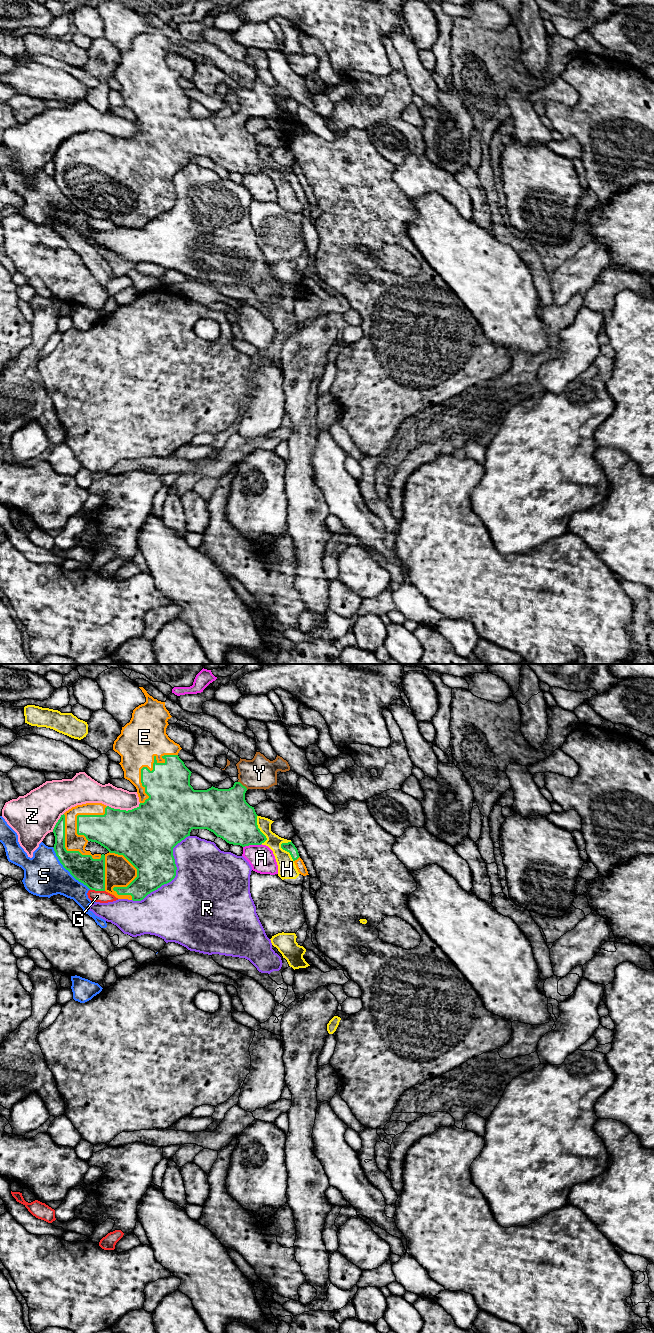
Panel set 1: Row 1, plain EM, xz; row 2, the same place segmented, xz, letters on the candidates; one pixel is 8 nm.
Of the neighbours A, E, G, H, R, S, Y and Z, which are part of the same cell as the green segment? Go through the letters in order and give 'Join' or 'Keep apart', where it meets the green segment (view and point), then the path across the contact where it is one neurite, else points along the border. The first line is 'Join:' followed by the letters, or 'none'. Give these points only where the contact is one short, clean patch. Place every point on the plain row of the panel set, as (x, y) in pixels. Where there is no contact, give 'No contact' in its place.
Join: E, Y
A: Keep apart. Touches green at xz (252, 172). Boundary: xz (261, 171), (243, 175)
E: Join. Touches green at xz (147, 96)
G: Keep apart. Touches green at xz (97, 218)
H: Keep apart. Touches green at xz (287, 179)
R: Keep apart. Touches green at xz (175, 203)
S: Keep apart. Touches green at xz (67, 197)
Y: Join. Touches green at xz (242, 113). Path across: xz (225, 139), (242, 113), (253, 102), (259, 101)
Z: Keep apart. Touches green at xz (123, 138)

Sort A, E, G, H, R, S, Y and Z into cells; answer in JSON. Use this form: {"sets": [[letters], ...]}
{"sets": [["A"], ["E", "Y"], ["G"], ["H"], ["R"], ["S"], ["Z"]]}

